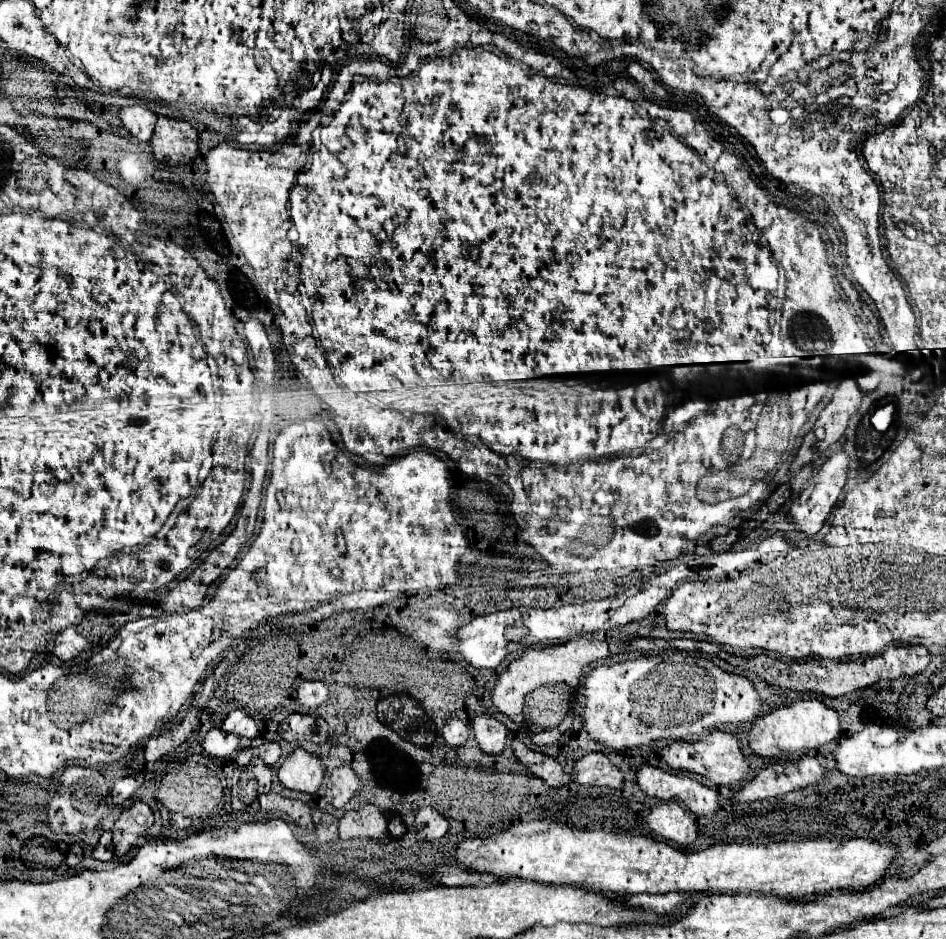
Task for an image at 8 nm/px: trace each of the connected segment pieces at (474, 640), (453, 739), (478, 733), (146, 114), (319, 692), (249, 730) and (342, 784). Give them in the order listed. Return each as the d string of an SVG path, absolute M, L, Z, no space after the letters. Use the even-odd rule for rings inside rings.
M517 607L517 609L507 609L507 611L497 611L489 613L489 615L473 617L468 625L455 631L455 639L459 641L457 653L471 667L477 667L477 669L495 669L505 659L515 657L515 655L521 655L527 649L525 643L521 643L523 641L521 635L513 637L513 641L505 637L505 625L509 625L509 611L511 611L511 617L521 617L521 613L525 613L525 607Z
M451 719L443 729L441 729L441 735L443 735L443 741L449 745L449 747L457 747L457 745L463 745L469 737L469 727L459 721L459 719Z
M477 715L477 717L473 717L471 727L473 727L475 741L479 743L479 749L481 749L483 753L497 755L497 753L501 753L501 751L505 749L509 731L507 731L507 727L505 727L503 723L499 723L497 719L487 717L487 715Z
M133 105L133 107L125 107L121 109L121 121L123 125L129 129L129 133L139 139L139 141L149 141L153 131L155 131L155 123L157 123L157 113L153 113L147 107L141 105Z
M303 681L297 689L297 697L305 709L315 709L327 701L329 691L321 681Z
M235 709L233 713L227 715L227 719L221 725L223 733L235 733L239 737L247 737L247 739L255 739L257 735L257 725L255 721L241 709Z
M349 765L331 771L325 785L325 801L333 805L333 809L343 809L343 805L353 797L359 783L361 779L357 779L355 771Z

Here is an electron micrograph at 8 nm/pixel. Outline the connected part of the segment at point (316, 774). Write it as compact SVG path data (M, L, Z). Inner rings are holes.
M295 749L279 767L277 777L285 789L315 793L323 781L323 765L321 759L313 757L305 749Z

